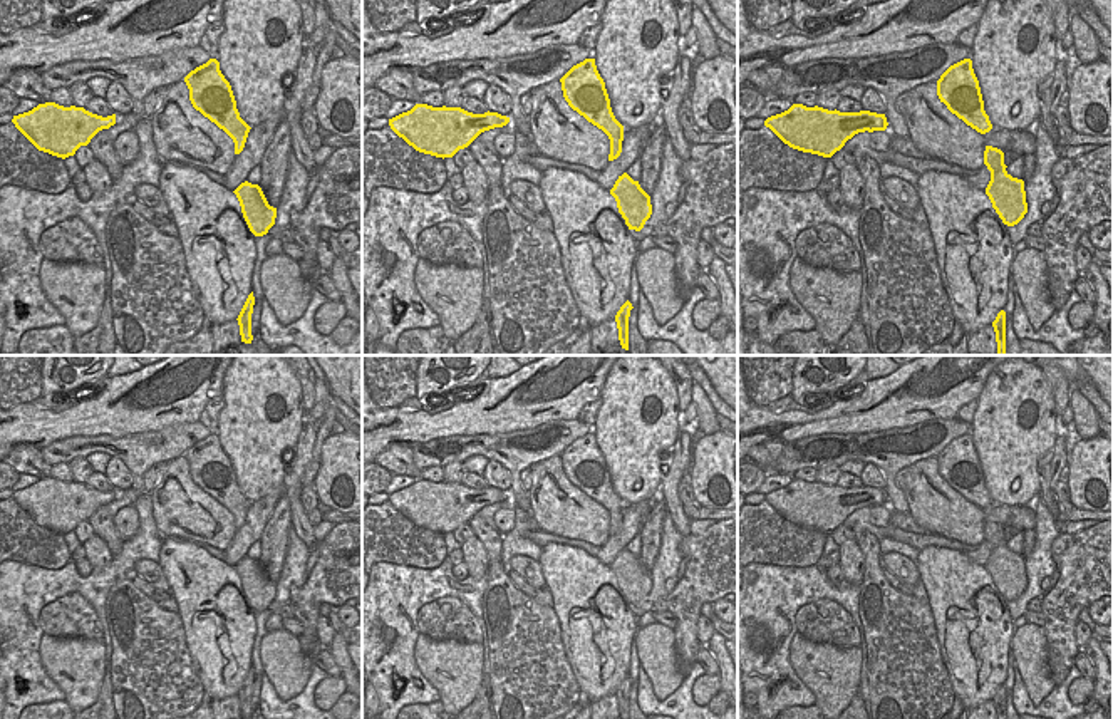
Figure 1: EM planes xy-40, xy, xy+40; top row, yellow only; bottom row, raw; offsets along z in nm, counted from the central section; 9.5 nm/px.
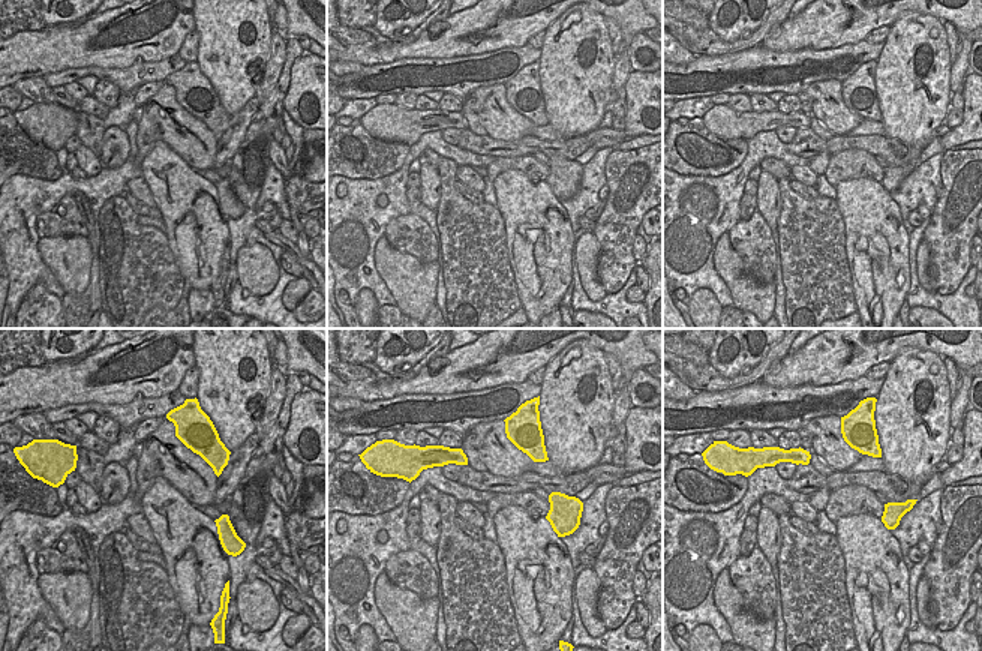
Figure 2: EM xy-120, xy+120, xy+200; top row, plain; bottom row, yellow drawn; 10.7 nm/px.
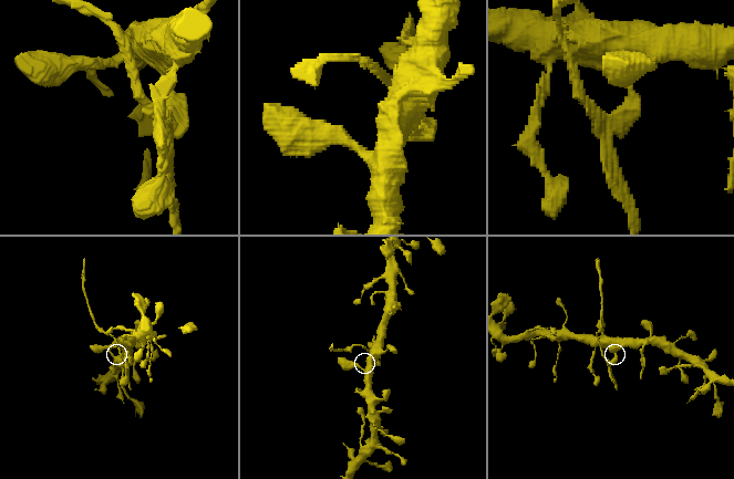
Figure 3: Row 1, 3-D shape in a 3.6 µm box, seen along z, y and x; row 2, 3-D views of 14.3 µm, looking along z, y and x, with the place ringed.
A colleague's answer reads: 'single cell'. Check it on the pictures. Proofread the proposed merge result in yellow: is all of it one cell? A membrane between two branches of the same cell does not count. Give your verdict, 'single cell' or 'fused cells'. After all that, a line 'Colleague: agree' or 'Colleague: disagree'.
fused cells
Colleague: disagree

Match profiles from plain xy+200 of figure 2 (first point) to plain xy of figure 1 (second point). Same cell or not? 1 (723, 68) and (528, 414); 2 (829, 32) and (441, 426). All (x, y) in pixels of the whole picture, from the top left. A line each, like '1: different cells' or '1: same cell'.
1: different cells
2: same cell

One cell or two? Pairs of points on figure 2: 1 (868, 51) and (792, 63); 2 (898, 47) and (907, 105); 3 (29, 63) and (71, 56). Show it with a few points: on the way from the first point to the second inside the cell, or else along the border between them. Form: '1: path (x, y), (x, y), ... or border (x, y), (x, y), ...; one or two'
1: path (849, 54), (841, 54), (835, 59), (811, 59); one
2: path (906, 62), (907, 90); one
3: path (39, 56), (60, 56); one

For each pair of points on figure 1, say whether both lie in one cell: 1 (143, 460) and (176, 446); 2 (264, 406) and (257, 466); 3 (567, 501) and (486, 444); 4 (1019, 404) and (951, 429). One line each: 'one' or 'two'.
1: one
2: one
3: two
4: two

